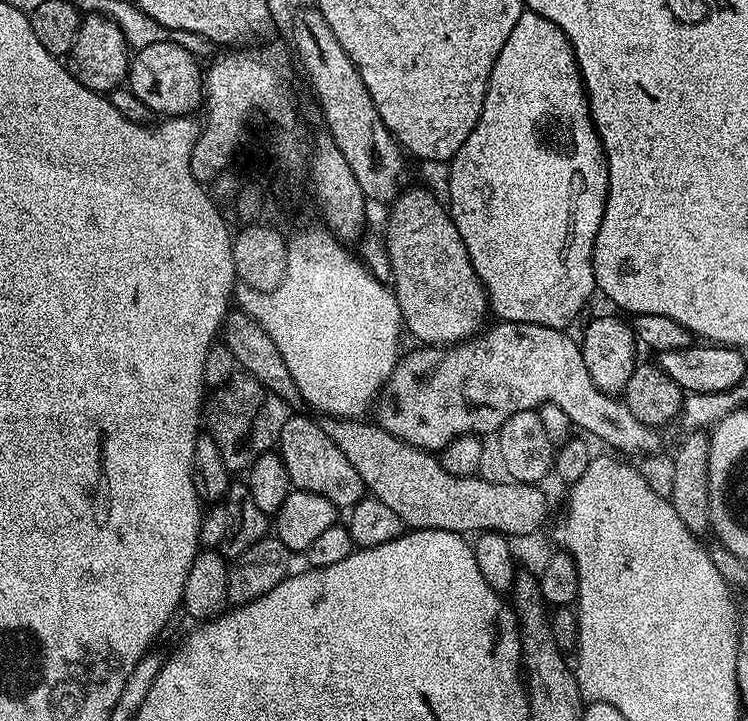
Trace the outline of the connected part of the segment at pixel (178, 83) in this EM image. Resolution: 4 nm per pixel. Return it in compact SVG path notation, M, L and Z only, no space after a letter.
M156 40L153 44L148 44L145 48L140 48L131 53L128 61L127 87L132 87L132 92L149 108L152 112L161 112L161 117L187 116L195 113L201 107L204 95L204 77L202 68L196 65L196 60L192 57L192 52L188 48L179 48L172 40Z

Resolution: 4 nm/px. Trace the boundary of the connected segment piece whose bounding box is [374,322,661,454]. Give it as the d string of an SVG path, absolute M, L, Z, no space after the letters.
M496 322L490 332L485 331L483 334L477 335L471 340L465 340L455 346L420 346L417 352L412 352L403 357L400 363L396 365L395 371L392 372L391 378L384 386L384 391L378 397L378 403L375 405L375 419L381 428L384 428L390 434L397 436L404 443L408 443L412 447L422 448L433 454L439 453L448 444L454 443L459 436L470 436L473 434L485 434L484 432L499 433L500 428L510 419L515 412L530 411L532 409L539 410L544 404L550 403L558 406L558 410L566 413L566 418L570 418L570 422L577 429L580 428L589 437L597 436L600 440L605 440L609 444L611 451L616 454L624 454L620 452L656 452L660 448L660 432L657 429L648 427L634 418L634 414L628 409L623 399L617 398L615 395L603 392L594 382L594 378L590 378L590 370L586 370L586 362L582 358L582 350L579 343L574 339L571 340L567 335L567 331L551 328L550 326L538 326L530 322L522 322L521 324L510 324L507 322Z

